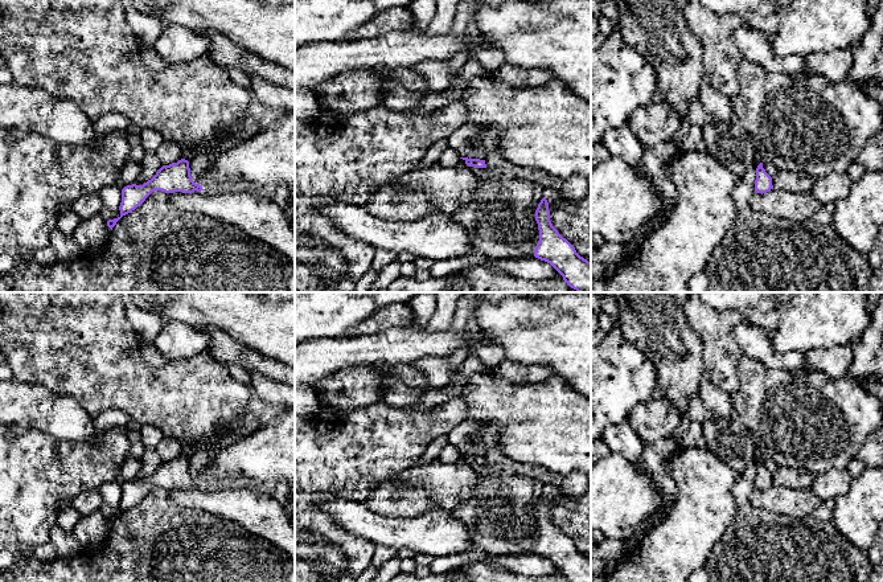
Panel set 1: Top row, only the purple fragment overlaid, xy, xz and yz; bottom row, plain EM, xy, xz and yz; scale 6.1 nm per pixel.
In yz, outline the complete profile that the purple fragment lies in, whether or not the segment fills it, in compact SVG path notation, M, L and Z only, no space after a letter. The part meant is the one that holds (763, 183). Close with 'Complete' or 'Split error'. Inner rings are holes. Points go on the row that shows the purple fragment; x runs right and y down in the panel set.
M760 163L756 168L755 192L763 194L771 189L773 189L772 177L763 168L763 163Z. Complete

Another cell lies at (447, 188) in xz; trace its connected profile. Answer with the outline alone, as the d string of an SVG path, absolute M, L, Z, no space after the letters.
M432 165L411 169L394 179L393 185L422 192L440 213L453 213L473 198L477 177L455 167Z

